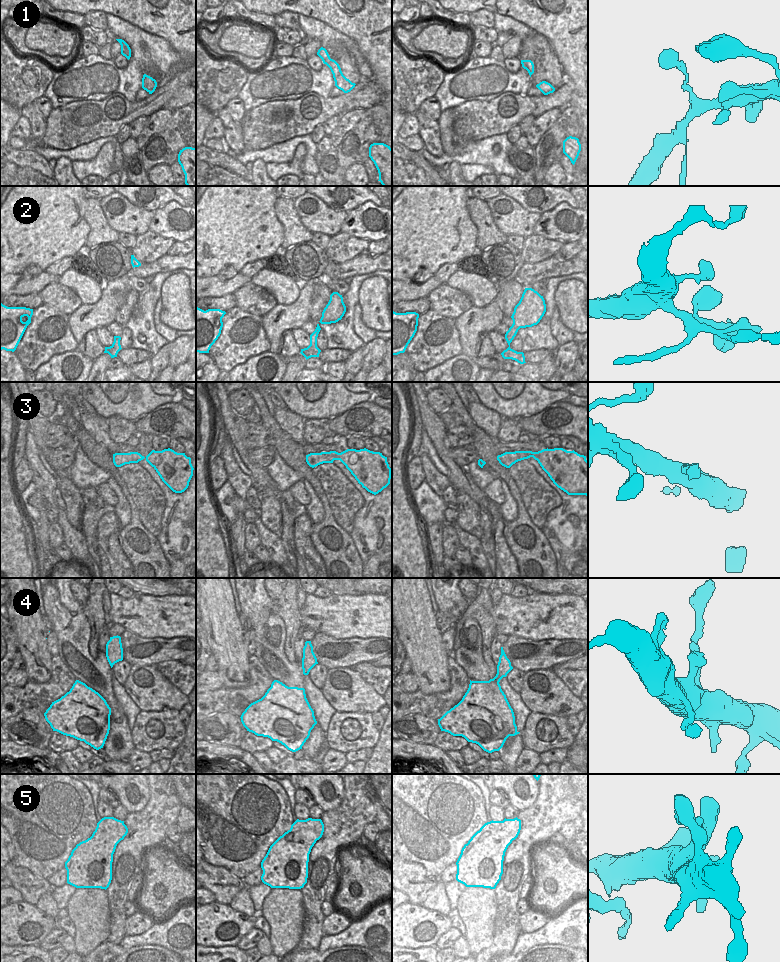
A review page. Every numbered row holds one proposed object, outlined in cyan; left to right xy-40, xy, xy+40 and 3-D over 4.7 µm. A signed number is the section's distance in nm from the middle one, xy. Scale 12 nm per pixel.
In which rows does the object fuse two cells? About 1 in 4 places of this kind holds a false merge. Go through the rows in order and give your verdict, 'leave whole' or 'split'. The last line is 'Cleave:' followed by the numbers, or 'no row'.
1: leave whole
2: leave whole
3: leave whole
4: leave whole
5: leave whole
Cleave: no row

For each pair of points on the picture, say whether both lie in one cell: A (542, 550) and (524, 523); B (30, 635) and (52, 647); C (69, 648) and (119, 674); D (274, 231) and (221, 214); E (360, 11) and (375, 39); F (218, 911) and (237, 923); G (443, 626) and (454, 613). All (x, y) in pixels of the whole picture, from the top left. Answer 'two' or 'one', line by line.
A: one
B: two
C: two
D: one
E: one
F: one
G: one

